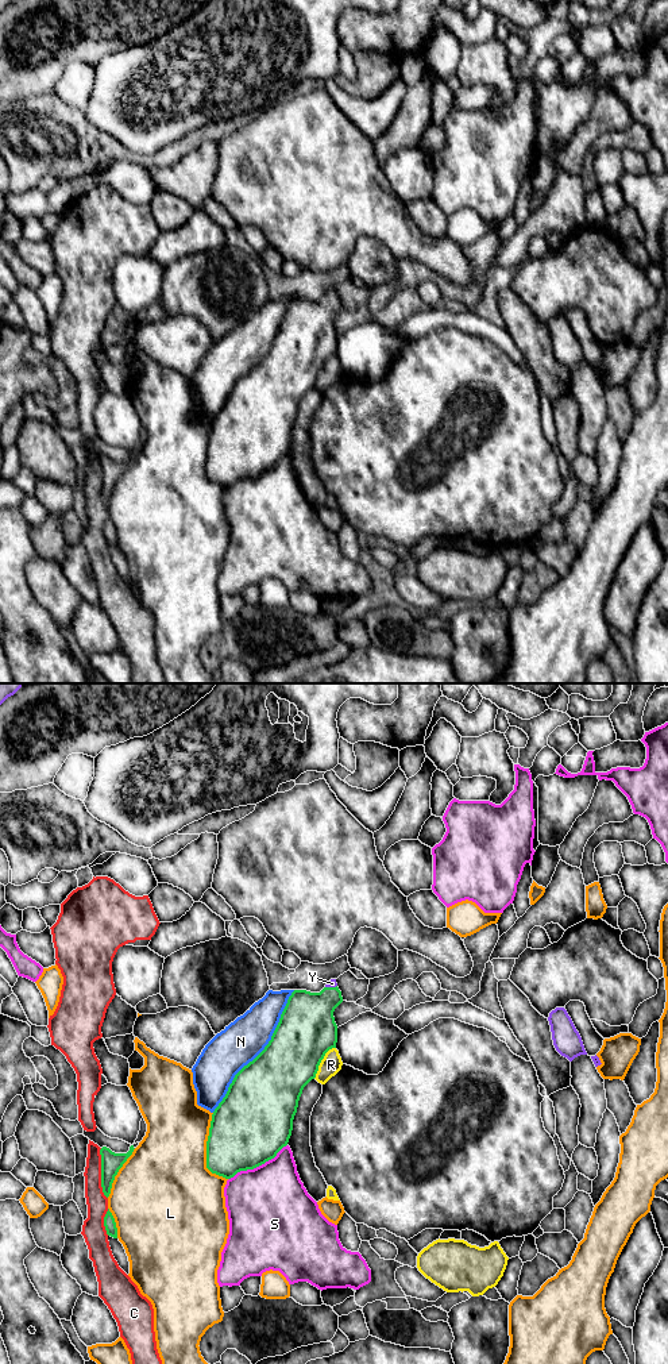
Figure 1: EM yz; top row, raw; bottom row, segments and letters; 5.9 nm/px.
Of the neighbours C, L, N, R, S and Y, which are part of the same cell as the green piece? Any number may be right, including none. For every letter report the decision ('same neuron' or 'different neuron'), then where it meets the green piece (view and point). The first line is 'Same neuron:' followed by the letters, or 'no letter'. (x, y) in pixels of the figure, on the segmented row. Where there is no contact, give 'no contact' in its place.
Same neuron: Y
C: different neuron; contact yz (101, 1174)
L: different neuron; contact yz (207, 1151)
N: different neuron; contact yz (261, 1052)
R: different neuron; contact yz (320, 1062)
S: different neuron; contact yz (257, 1166)
Y: same neuron; contact yz (331, 987)

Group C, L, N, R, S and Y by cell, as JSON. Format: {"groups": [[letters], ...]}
{"groups": [["C"], ["L"], ["N"], ["R"], ["S"], ["Y"]]}

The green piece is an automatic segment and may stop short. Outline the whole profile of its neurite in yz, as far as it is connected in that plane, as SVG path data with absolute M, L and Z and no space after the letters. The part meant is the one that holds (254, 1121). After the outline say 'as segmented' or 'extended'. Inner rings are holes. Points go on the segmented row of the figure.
M336 979L320 993L294 990L265 1049L233 1078L212 1114L206 1141L206 1168L225 1179L274 1159L287 1145L304 1087L316 1078L325 1053L336 1048L333 1012L343 1002Z; extended

